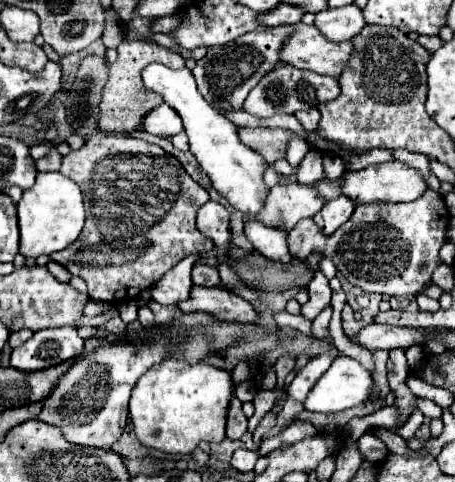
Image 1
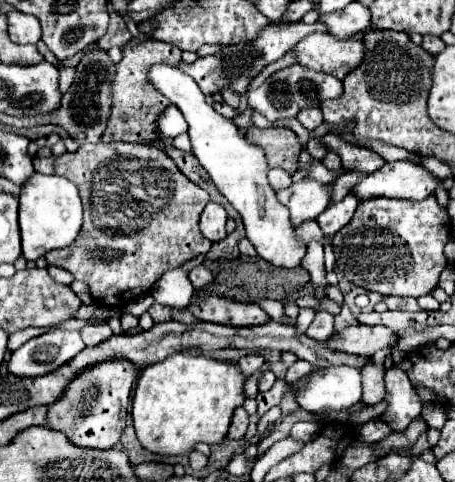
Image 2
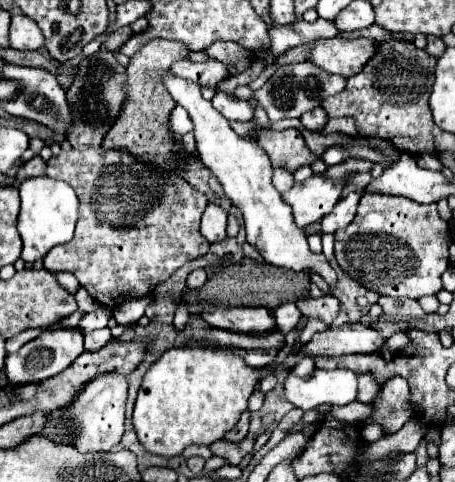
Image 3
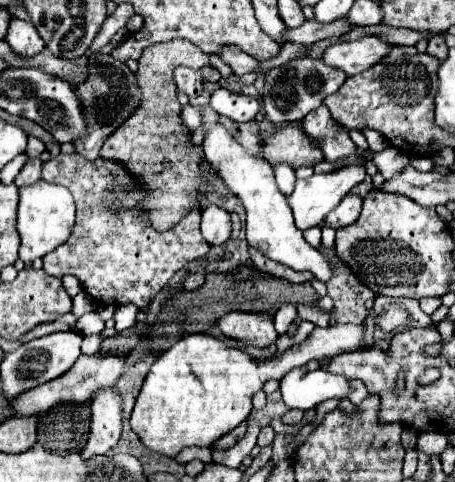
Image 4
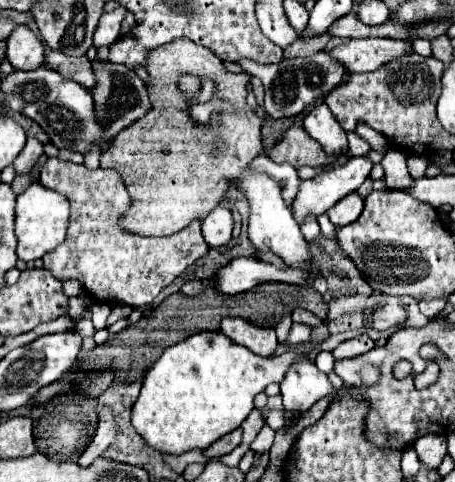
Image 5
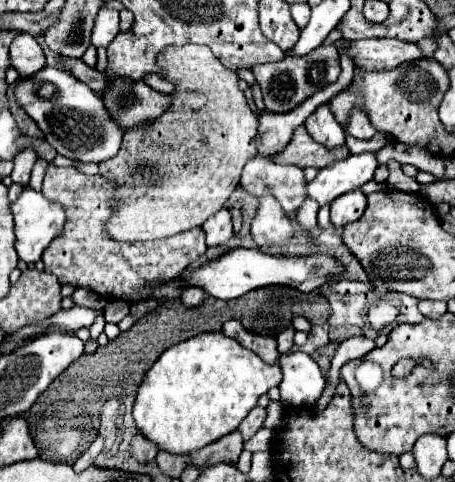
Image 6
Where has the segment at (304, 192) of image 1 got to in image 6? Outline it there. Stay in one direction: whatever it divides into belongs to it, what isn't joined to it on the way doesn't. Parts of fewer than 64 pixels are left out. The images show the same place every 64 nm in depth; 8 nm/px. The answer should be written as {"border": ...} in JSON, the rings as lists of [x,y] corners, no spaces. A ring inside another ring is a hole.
{"border":[[[364,152],[364,154],[350,154],[348,158],[344,160],[338,160],[326,168],[322,168],[318,172],[318,176],[306,184],[306,200],[314,200],[318,202],[320,206],[328,206],[332,204],[338,196],[346,194],[346,192],[352,192],[352,190],[358,190],[362,184],[366,184],[368,180],[372,180],[372,174],[376,170],[378,162],[376,162],[376,156],[372,152]]]}

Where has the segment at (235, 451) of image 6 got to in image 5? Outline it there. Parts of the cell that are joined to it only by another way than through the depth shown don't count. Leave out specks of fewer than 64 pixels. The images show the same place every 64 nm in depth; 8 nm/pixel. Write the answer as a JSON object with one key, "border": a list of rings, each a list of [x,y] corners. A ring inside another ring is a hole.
{"border":[[[238,428],[238,430],[230,432],[230,434],[222,436],[220,440],[216,440],[210,448],[204,450],[204,454],[206,454],[208,458],[220,458],[220,456],[232,452],[232,450],[240,444],[240,440],[242,440],[242,428]]]}

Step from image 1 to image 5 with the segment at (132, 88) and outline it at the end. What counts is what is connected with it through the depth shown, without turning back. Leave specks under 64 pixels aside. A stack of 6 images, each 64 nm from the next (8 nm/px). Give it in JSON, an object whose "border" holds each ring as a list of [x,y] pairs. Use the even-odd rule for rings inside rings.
{"border":[[[180,38],[174,40],[170,44],[164,44],[160,48],[154,48],[152,52],[148,52],[148,60],[146,60],[146,72],[148,72],[148,98],[152,100],[152,108],[146,112],[146,116],[142,116],[140,120],[136,120],[136,124],[130,124],[130,128],[124,128],[124,132],[118,132],[112,140],[112,144],[100,154],[100,166],[104,168],[116,168],[122,178],[124,184],[132,196],[132,206],[124,216],[122,226],[126,230],[132,230],[136,234],[144,234],[144,236],[170,236],[174,232],[178,232],[180,228],[188,226],[192,220],[202,220],[210,210],[214,210],[218,206],[218,202],[222,200],[224,190],[228,188],[228,184],[232,180],[238,178],[240,168],[246,166],[248,162],[252,162],[258,154],[262,154],[264,146],[262,146],[262,120],[244,108],[244,100],[246,100],[246,84],[250,84],[250,74],[230,74],[224,70],[222,62],[204,46],[194,44],[188,38]],[[190,72],[196,74],[198,78],[208,76],[216,82],[216,94],[234,102],[238,106],[238,112],[234,114],[222,114],[222,120],[218,126],[214,126],[212,130],[204,132],[206,124],[194,124],[188,116],[188,108],[194,100],[188,100],[180,90],[178,90],[178,76]],[[214,136],[222,136],[226,142],[224,150],[214,150]]]}

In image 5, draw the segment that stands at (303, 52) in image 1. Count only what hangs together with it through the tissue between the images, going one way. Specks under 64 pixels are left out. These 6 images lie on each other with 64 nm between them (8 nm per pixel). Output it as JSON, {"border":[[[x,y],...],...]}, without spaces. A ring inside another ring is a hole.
{"border":[[[354,38],[348,44],[336,46],[330,56],[338,60],[350,74],[372,72],[382,64],[410,52],[412,46],[392,38]]]}

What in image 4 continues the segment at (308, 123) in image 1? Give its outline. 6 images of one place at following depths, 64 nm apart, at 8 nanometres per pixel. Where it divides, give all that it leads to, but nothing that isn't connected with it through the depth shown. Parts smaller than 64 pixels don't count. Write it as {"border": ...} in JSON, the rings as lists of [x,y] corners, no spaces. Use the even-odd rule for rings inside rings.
{"border":[[[326,106],[308,112],[308,116],[304,116],[302,120],[302,126],[306,134],[314,136],[320,142],[320,148],[326,159],[337,161],[337,158],[358,154],[356,144],[350,140],[344,128],[338,128]],[[388,146],[384,152],[364,150],[362,156],[366,156],[366,154],[372,156],[372,162],[378,166],[378,170],[380,170],[380,174],[382,174],[384,178],[392,178],[396,172],[400,172],[400,170],[404,168],[406,156],[404,156],[400,150],[396,150],[394,146]]]}

